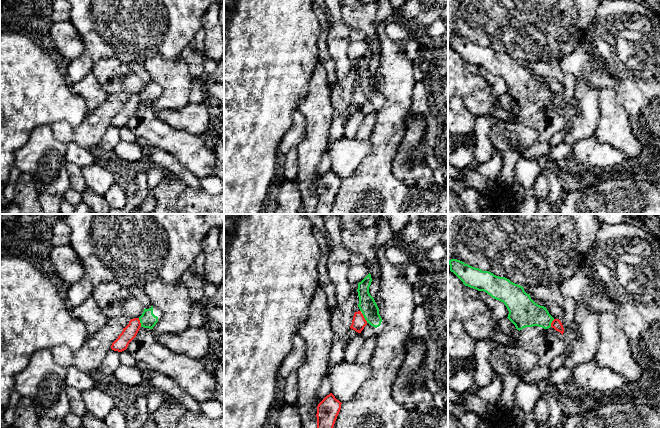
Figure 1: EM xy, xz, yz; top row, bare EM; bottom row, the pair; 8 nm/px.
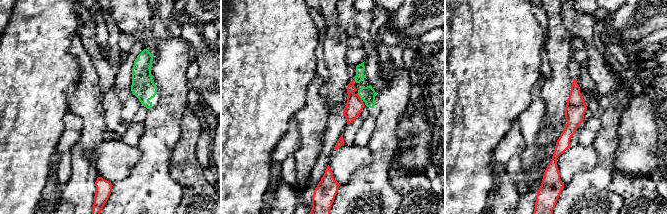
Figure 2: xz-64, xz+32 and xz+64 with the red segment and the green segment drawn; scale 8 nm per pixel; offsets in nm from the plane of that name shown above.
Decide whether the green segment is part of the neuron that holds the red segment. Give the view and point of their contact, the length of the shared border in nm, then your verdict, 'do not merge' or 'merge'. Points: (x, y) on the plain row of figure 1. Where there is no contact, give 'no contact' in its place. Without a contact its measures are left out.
xz (364, 94) | 90 nm | do not merge

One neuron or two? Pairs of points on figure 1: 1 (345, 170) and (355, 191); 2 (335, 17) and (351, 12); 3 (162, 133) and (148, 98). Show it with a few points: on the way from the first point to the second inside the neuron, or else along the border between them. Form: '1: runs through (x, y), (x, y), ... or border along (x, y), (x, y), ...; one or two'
1: border along (364, 159), (349, 176), (342, 179); two
2: border along (340, 10), (340, 18), (342, 20); two
3: runs through (153, 124), (148, 119), (148, 107); one

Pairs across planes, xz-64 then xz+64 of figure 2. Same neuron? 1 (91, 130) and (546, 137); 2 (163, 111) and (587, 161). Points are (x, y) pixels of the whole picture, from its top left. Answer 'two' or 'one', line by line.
1: two
2: two

